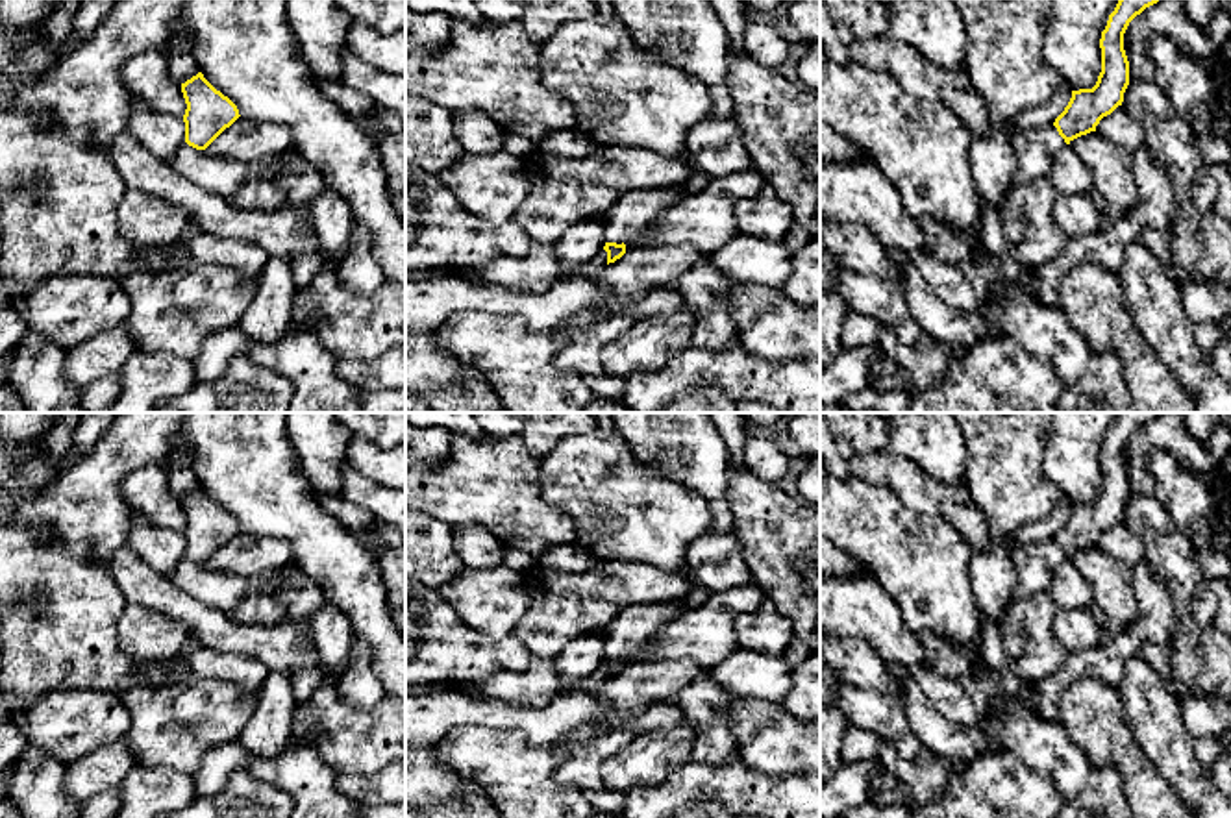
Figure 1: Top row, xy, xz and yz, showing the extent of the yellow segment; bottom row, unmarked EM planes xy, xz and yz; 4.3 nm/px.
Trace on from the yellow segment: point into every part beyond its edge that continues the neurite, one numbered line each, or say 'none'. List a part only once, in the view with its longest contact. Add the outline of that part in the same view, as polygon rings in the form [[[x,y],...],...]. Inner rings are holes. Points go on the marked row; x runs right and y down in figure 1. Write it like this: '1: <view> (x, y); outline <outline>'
1: yz (1035, 148); outline [[[1053,124],[1029,131],[1013,131],[1011,143],[1018,159],[1011,189],[1048,176],[1055,154],[1066,144]]]

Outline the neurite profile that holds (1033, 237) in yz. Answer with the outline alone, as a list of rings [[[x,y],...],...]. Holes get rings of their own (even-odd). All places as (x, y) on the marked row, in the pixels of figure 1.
[[[1042,176],[1011,189],[998,209],[1007,252],[1027,270],[1055,261],[1070,239],[1053,220],[1055,198],[1053,183]]]

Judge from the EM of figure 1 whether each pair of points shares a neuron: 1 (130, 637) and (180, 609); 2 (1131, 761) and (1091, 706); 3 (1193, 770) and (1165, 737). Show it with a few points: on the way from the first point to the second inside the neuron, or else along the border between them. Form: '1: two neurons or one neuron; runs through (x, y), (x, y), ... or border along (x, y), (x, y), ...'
1: two neurons; border along (128, 602), (137, 602), (178, 619), (191, 635)
2: one neuron; runs through (1119, 748), (1093, 718)
3: one neuron; runs through (1185, 763), (1168, 744)

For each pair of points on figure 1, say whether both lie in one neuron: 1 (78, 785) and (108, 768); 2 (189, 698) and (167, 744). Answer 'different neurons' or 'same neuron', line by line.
1: same neuron
2: same neuron

